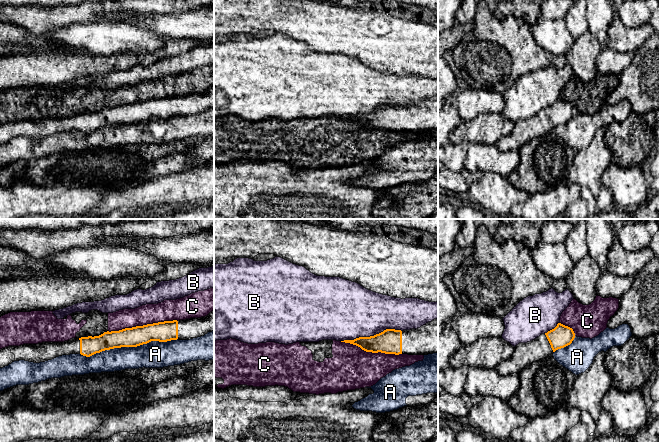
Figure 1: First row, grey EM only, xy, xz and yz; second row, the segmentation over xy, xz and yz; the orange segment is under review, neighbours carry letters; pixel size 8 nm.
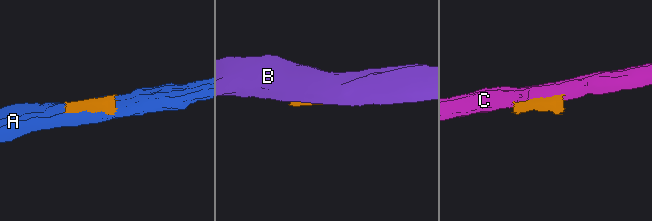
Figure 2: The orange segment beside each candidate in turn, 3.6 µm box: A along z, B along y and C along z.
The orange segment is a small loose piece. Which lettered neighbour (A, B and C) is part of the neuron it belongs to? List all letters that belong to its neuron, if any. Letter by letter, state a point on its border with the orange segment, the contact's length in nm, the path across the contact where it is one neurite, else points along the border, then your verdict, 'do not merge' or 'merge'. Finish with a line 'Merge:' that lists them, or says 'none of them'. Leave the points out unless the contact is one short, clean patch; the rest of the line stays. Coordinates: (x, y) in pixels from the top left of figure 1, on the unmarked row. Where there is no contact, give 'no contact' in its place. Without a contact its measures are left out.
A: xy (128, 122) | 800 nm | do not merge
B: xz (371, 112) | 500 nm | do not merge
C: xy (143, 101) | 550 nm | do not merge
Merge: none of them

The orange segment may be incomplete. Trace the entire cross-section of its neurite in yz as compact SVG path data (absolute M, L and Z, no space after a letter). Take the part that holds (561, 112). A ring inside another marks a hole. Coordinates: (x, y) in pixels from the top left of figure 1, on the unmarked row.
M558 99L554 105L536 115L516 121L512 133L501 138L496 146L502 152L519 149L527 140L550 133L556 126L570 121L574 114L572 104Z

